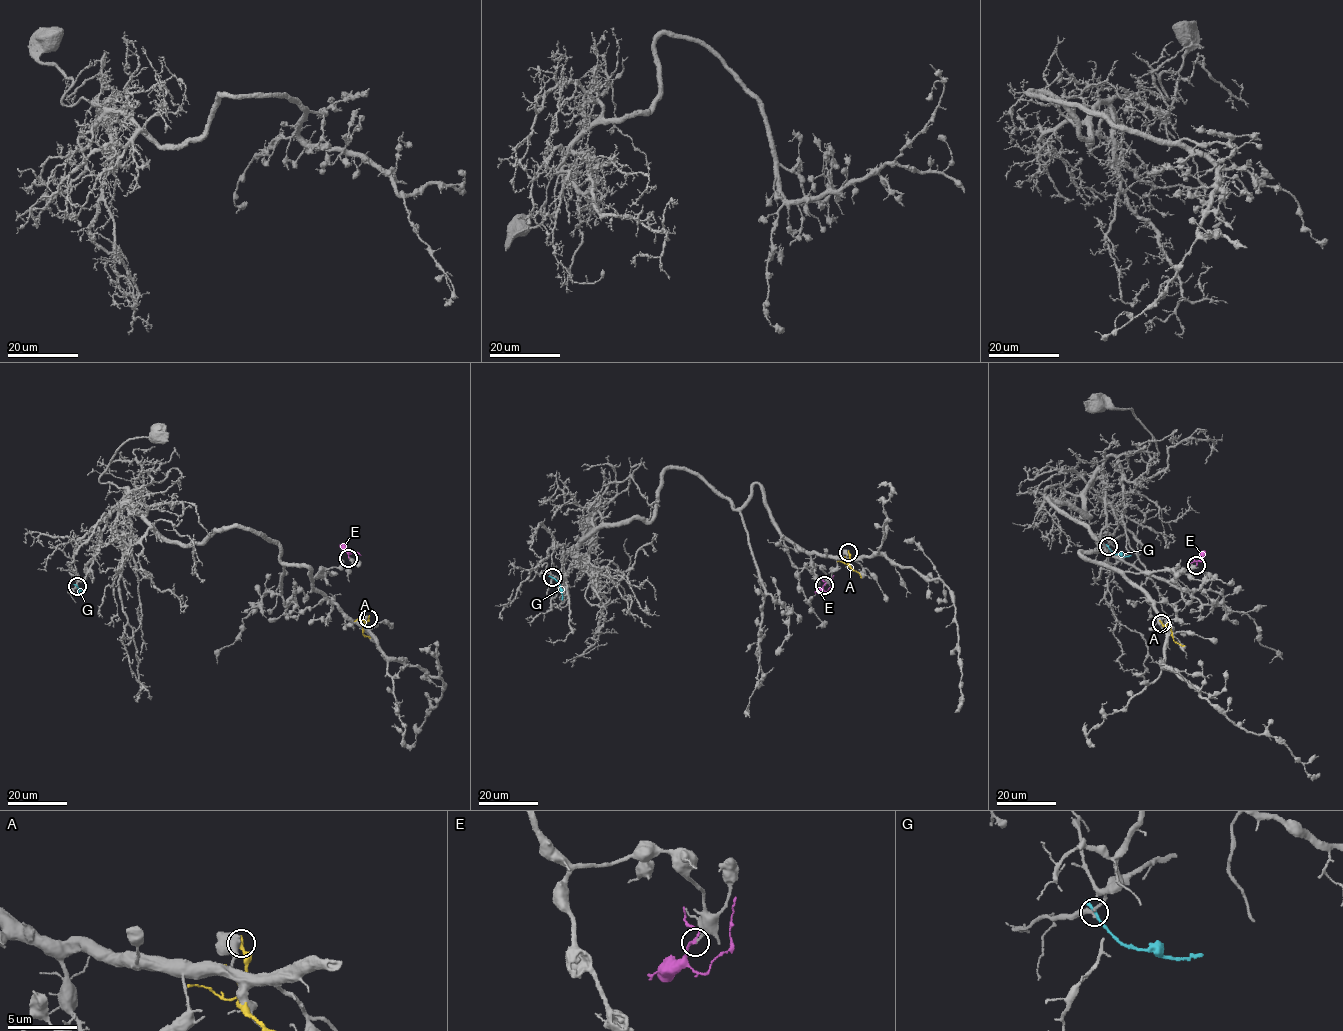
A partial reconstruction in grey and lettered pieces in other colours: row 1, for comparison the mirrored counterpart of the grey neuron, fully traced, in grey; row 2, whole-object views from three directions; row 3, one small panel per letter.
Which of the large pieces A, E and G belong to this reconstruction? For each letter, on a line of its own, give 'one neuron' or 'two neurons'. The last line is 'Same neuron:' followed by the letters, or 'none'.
A: two neurons
E: two neurons
G: two neurons
Same neuron: none

